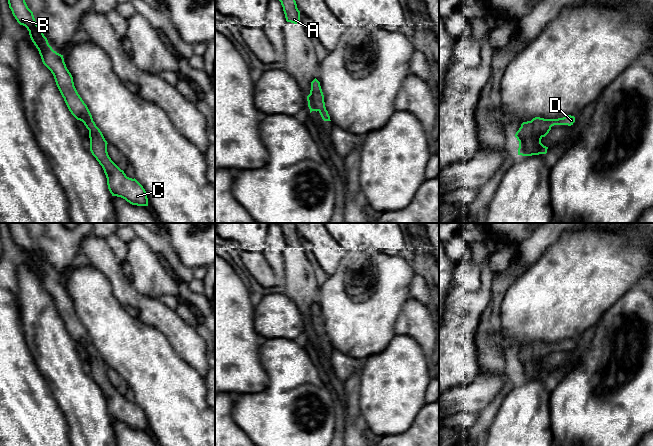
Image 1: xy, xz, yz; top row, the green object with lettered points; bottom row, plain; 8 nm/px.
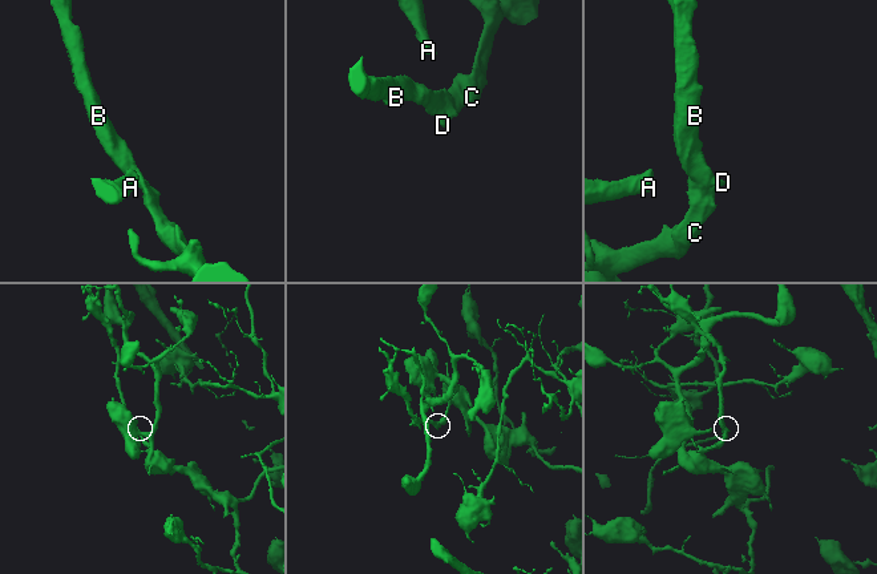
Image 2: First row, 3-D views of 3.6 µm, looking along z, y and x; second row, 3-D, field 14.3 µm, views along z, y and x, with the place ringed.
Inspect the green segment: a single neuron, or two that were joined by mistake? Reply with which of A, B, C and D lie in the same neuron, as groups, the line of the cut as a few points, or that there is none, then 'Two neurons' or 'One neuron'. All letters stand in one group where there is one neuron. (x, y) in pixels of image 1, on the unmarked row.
Groups: A C / B D. Split along xz (316, 304), (318, 334). Two neurons

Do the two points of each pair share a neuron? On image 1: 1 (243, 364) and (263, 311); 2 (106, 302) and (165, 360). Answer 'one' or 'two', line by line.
1: two
2: one

